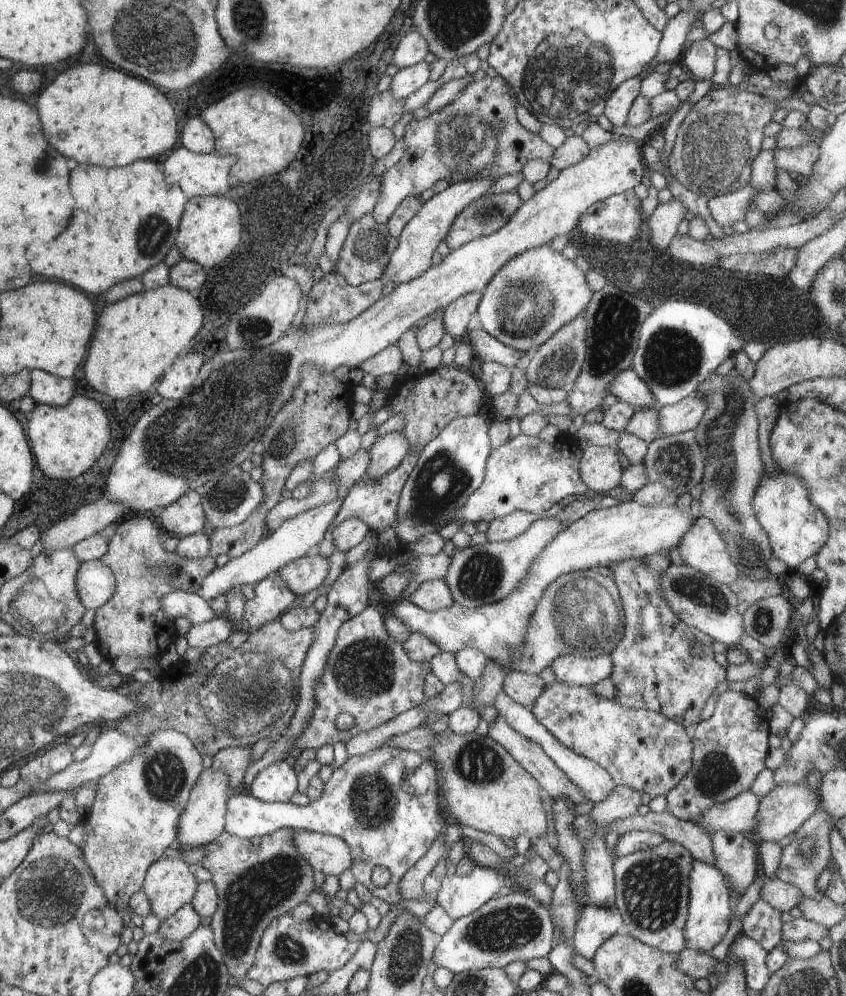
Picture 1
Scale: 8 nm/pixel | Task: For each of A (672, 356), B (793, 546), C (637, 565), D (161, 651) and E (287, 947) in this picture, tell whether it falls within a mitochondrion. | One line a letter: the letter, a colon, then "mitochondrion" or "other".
A: mitochondrion
B: other
C: mitochondrion
D: other
E: mitochondrion

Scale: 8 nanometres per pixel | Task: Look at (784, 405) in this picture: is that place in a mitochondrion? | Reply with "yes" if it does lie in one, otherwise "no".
no

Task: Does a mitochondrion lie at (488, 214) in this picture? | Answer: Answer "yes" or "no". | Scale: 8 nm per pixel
yes

